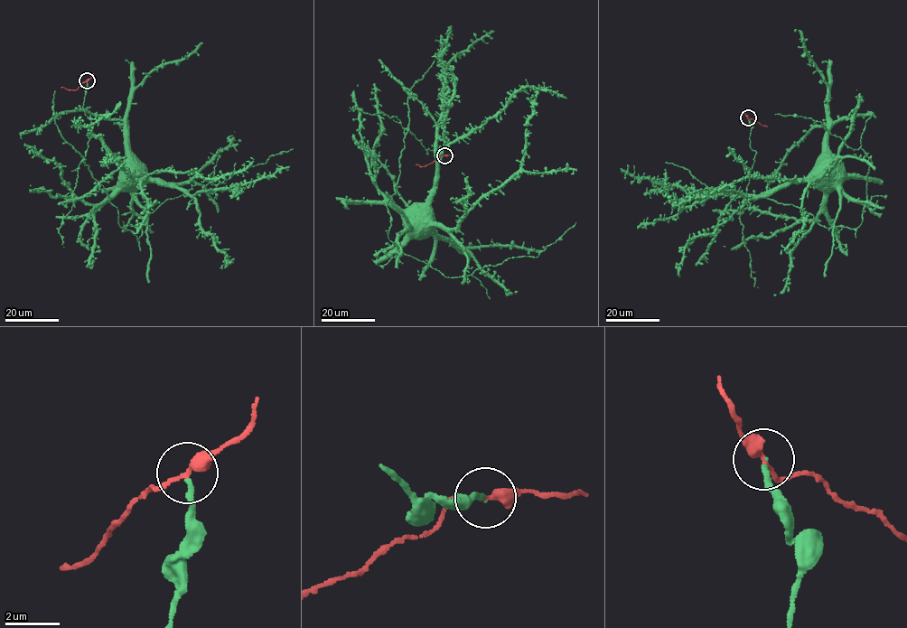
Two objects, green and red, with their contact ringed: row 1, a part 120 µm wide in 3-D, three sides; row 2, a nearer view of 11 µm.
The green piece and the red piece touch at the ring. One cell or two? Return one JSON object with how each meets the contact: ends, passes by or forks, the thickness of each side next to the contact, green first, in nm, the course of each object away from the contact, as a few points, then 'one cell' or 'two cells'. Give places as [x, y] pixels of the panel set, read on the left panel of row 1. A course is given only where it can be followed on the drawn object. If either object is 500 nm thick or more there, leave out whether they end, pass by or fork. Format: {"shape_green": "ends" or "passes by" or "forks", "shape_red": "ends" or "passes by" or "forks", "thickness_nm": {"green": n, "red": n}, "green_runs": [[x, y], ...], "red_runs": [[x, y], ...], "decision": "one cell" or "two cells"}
{"shape_green": "ends", "shape_red": "passes by", "thickness_nm": {"green": 180, "red": 300}, "green_runs": [[87, 81], [85, 164], [117, 208], [118, 224], [139, 240], [144, 218], [134, 211], [123, 170]], "red_runs": [[86, 81], [74, 90], [60, 87]], "decision": "two cells"}

